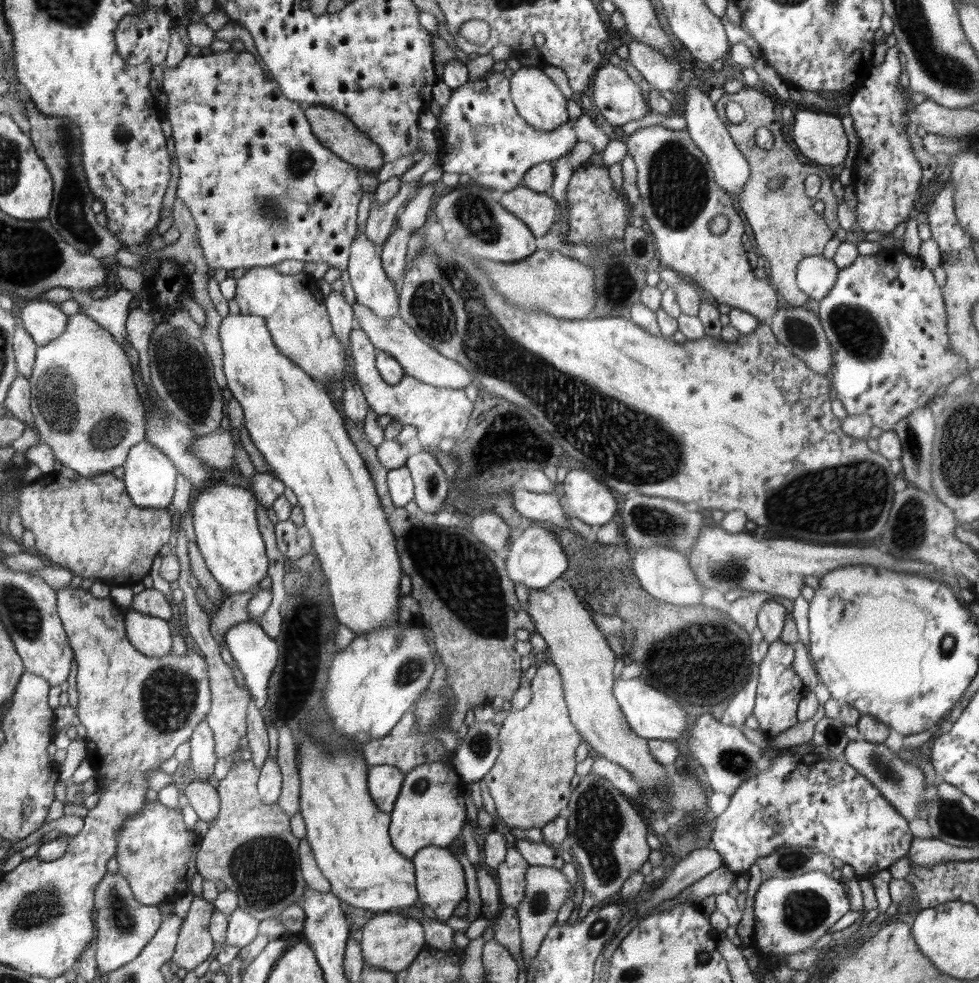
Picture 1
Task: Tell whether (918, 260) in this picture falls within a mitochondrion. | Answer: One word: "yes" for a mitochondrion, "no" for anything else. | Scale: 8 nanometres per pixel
no

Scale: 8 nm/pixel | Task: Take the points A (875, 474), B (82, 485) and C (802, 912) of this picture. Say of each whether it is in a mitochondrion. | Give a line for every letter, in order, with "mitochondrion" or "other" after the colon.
A: mitochondrion
B: other
C: mitochondrion

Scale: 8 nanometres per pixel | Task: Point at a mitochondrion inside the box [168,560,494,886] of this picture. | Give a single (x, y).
(409, 673)

